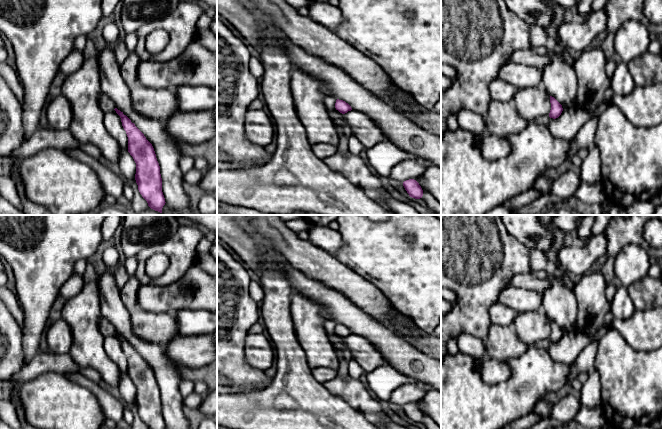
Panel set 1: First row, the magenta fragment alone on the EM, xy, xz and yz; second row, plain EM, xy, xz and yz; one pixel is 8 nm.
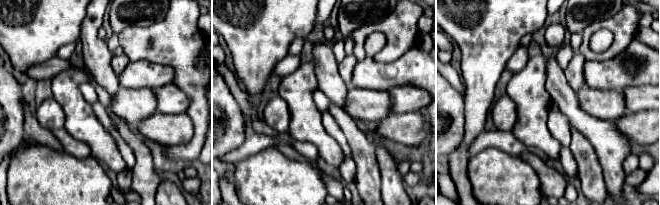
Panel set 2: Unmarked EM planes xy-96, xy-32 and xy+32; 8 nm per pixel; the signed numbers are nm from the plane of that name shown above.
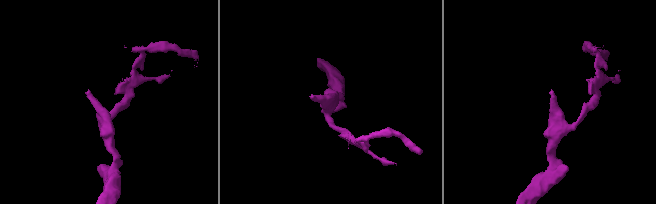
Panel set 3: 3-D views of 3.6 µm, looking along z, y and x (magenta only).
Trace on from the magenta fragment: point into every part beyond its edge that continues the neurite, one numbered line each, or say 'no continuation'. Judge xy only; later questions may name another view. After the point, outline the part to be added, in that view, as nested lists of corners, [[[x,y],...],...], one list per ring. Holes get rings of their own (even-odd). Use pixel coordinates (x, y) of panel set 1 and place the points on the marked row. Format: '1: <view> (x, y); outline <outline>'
no continuation

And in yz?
no continuation

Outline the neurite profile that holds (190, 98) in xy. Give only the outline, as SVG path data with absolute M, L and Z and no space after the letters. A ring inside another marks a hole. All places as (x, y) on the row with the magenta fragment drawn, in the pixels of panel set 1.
M184 85L175 93L179 112L212 110L217 106L217 88Z

